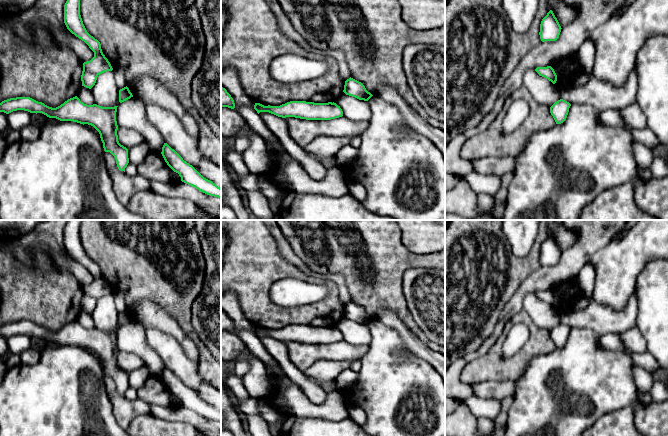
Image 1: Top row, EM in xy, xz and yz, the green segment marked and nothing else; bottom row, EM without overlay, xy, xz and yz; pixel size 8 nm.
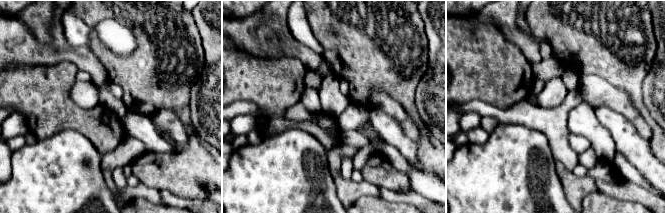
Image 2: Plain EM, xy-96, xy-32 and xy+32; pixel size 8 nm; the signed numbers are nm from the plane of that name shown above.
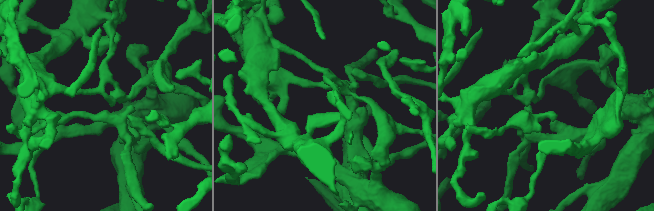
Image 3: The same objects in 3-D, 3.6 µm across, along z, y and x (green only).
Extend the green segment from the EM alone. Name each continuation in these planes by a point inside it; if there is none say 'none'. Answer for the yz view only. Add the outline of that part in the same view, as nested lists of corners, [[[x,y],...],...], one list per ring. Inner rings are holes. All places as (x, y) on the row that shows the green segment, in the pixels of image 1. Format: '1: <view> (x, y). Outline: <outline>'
none

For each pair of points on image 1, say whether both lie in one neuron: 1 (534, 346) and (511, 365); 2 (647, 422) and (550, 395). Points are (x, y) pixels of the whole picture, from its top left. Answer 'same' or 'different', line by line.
1: same
2: same

